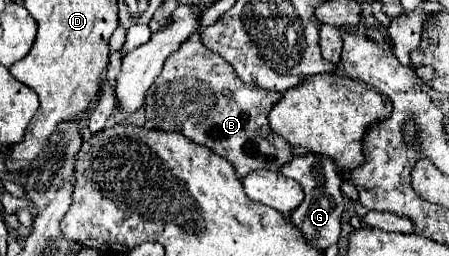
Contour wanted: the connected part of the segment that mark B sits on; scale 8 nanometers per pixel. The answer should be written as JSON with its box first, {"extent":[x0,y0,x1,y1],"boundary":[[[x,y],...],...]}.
{"extent":[145,33,293,177],"boundary":[[[199,33],[191,35],[163,65],[163,71],[153,81],[145,99],[147,121],[153,129],[175,131],[197,145],[209,147],[225,157],[239,177],[257,169],[279,171],[293,157],[291,145],[271,131],[267,115],[283,93],[269,91],[257,85],[247,85],[233,73],[233,67],[207,51]]]}

